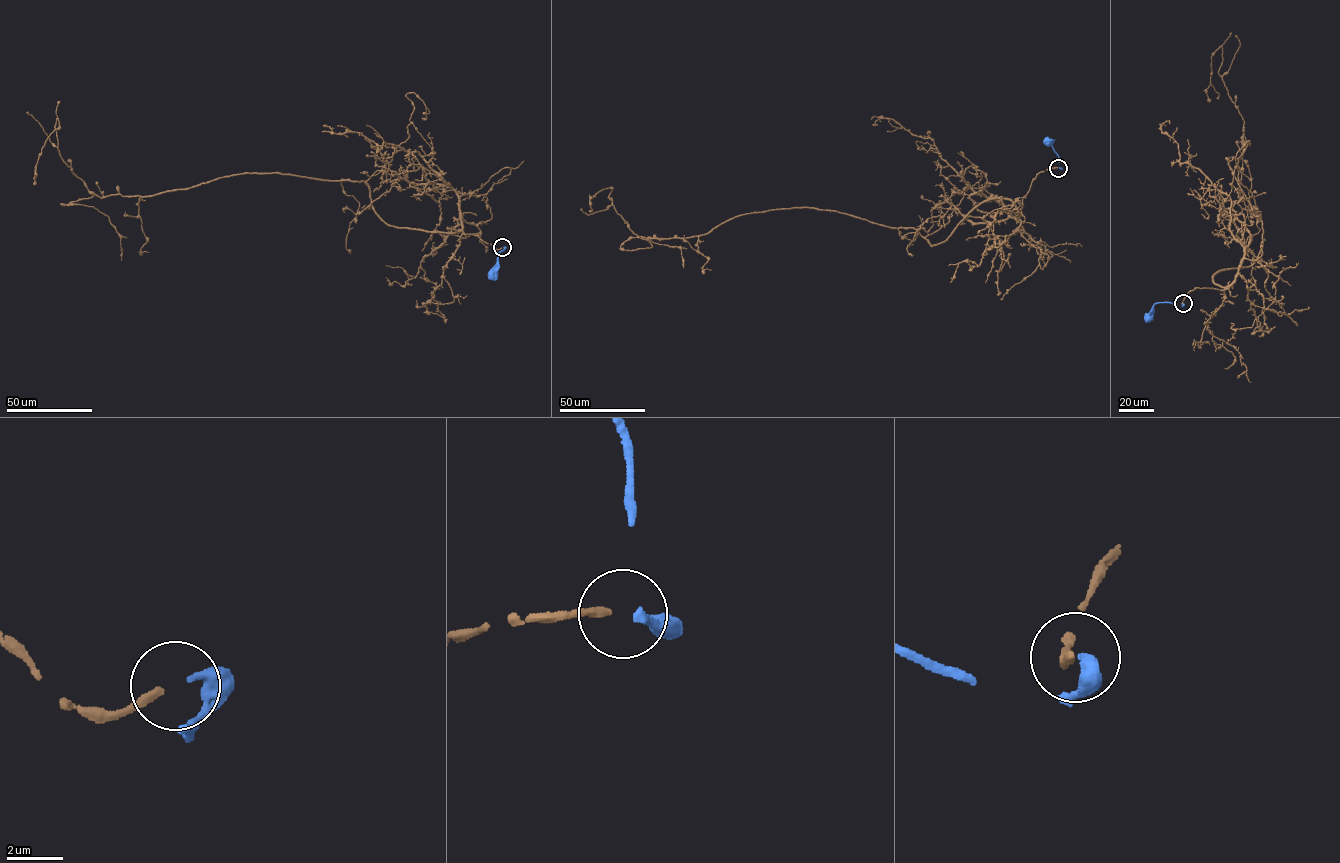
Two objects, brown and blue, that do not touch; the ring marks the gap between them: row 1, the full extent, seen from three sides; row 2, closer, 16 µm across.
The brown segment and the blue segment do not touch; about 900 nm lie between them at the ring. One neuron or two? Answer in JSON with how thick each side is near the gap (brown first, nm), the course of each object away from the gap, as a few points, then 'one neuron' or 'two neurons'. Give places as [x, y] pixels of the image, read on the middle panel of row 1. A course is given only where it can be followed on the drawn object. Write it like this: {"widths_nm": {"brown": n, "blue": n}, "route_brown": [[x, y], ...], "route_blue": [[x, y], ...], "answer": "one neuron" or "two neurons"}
{"widths_nm": {"brown": 300, "blue": 320}, "route_brown": [[1058, 168], [1021, 212], [986, 200], [932, 246], [808, 207], [647, 238], [611, 188], [589, 205]], "route_blue": [[1059, 168], [1052, 141], [1049, 139], [1048, 142]], "answer": "one neuron"}

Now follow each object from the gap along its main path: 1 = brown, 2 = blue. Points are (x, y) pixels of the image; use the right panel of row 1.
1: (1183, 303), (1225, 290), (1213, 274), (1262, 246), (1227, 159), (1241, 157), (1243, 120), (1221, 46), (1210, 101)
2: (1183, 303), (1181, 306), (1156, 302), (1146, 316), (1149, 317)

